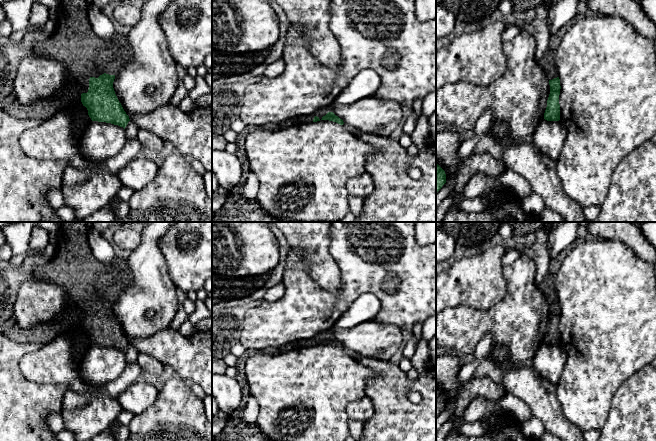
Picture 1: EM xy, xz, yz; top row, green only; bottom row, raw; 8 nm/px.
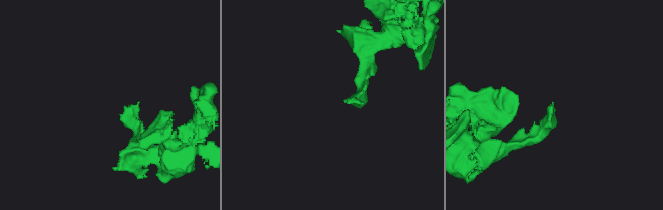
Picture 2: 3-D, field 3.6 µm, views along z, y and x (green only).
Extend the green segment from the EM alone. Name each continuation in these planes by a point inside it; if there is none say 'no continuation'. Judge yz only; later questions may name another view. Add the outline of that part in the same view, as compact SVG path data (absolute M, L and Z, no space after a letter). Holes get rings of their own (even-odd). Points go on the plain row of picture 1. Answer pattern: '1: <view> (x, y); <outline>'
1: yz (547, 286); M574 242L569 247L565 248L557 257L551 260L548 271L544 276L544 279L540 285L541 290L543 291L547 302L552 304L558 301L558 296L555 287L556 275L560 270L561 264L568 254L568 252L576 245L577 242Z

